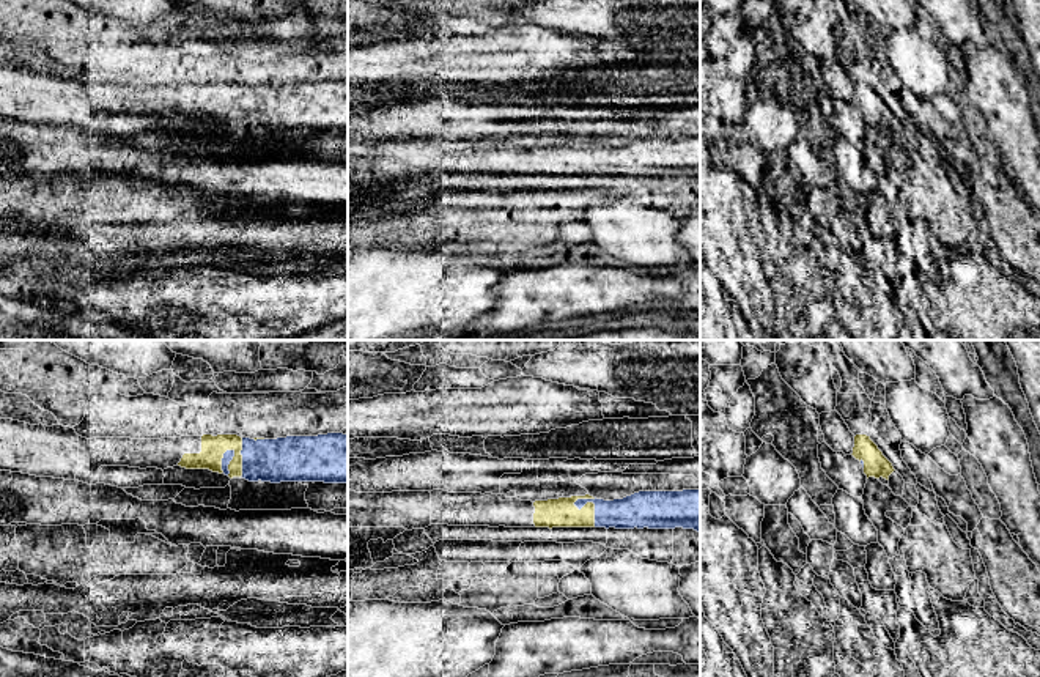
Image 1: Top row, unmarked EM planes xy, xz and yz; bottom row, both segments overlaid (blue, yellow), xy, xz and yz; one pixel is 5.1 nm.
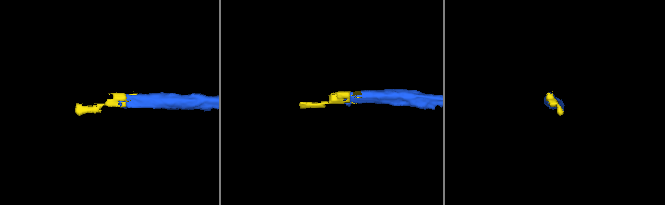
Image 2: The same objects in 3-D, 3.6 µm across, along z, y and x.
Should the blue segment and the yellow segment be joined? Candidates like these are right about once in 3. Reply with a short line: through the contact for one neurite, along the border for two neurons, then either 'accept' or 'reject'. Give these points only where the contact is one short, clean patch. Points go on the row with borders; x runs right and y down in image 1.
line xz (644, 509), (595, 507), (562, 512); accept

